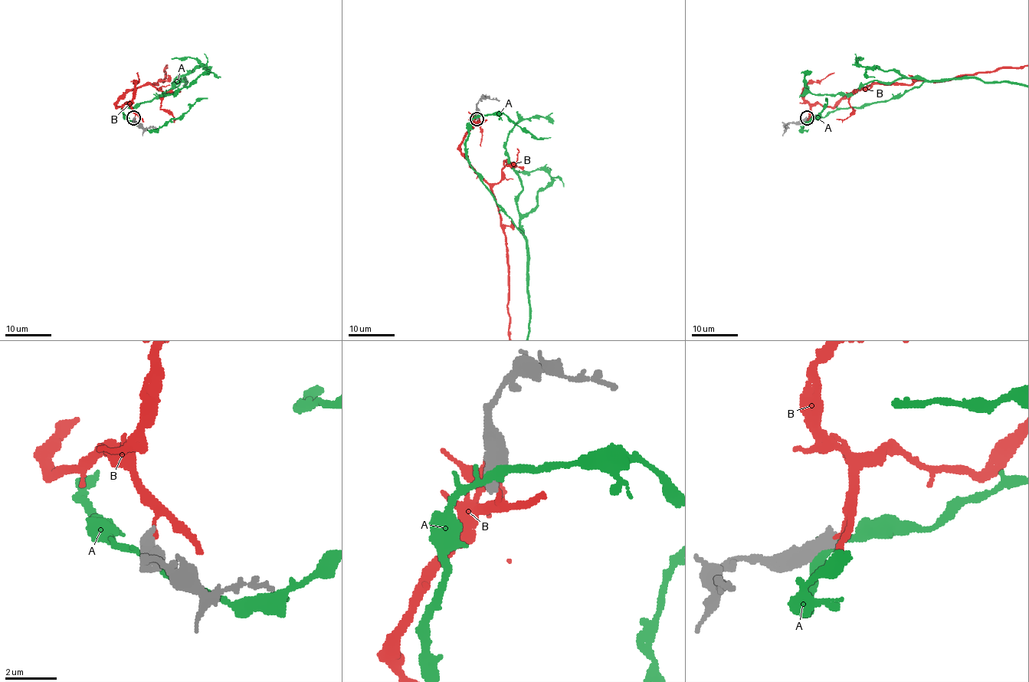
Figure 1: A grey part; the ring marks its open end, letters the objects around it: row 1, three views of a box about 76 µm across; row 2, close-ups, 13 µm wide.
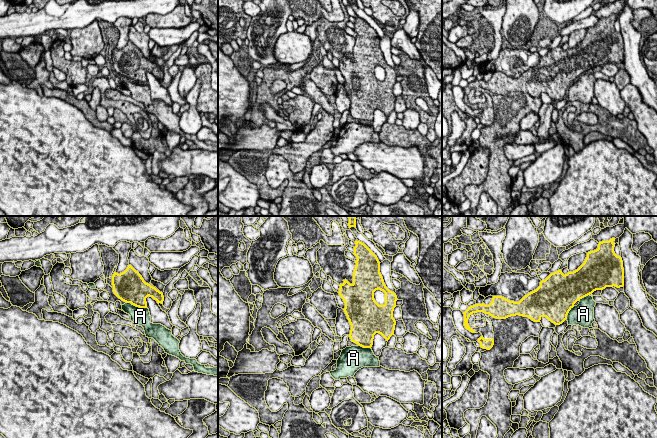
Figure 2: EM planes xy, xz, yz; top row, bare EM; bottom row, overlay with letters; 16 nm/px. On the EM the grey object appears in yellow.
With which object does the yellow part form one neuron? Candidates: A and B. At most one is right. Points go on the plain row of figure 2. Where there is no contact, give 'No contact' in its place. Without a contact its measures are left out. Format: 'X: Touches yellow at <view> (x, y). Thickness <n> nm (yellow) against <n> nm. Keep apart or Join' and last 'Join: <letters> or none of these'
A: Touches yellow at xy (136, 82). Thickness 420 nm (yellow) against 280 nm. Keep apart
B: No contact. Keep apart
Join: none of these

